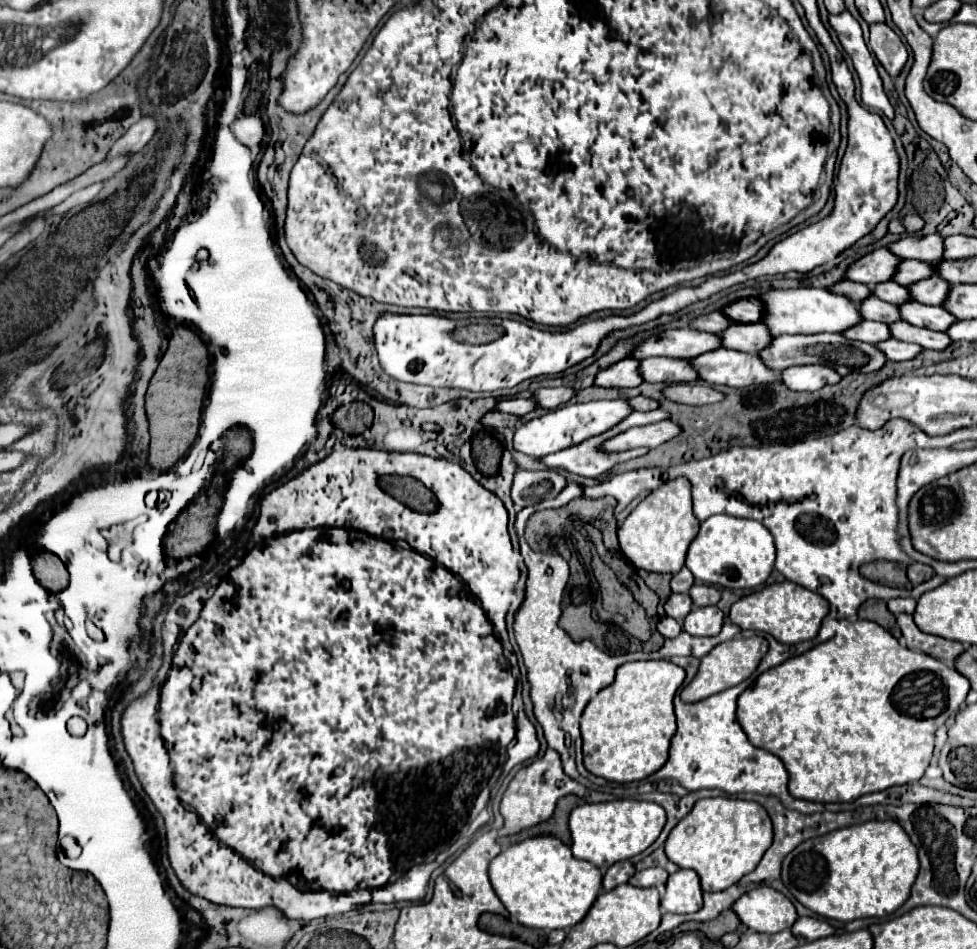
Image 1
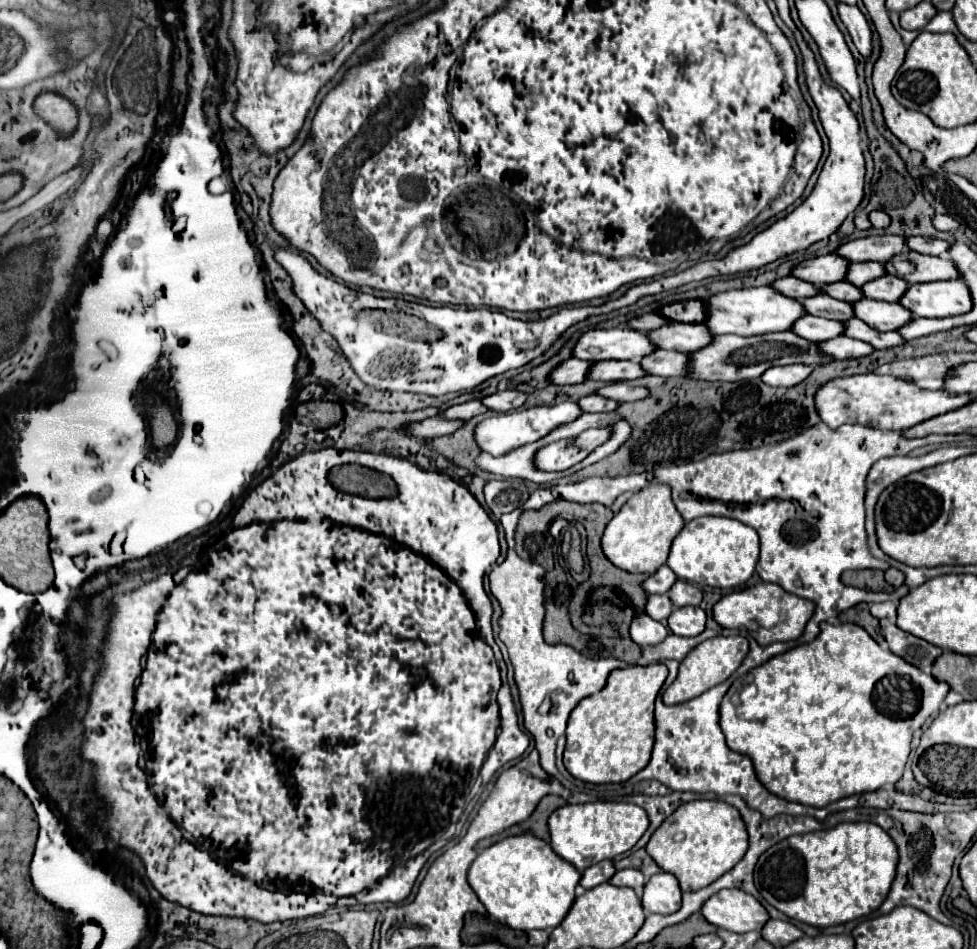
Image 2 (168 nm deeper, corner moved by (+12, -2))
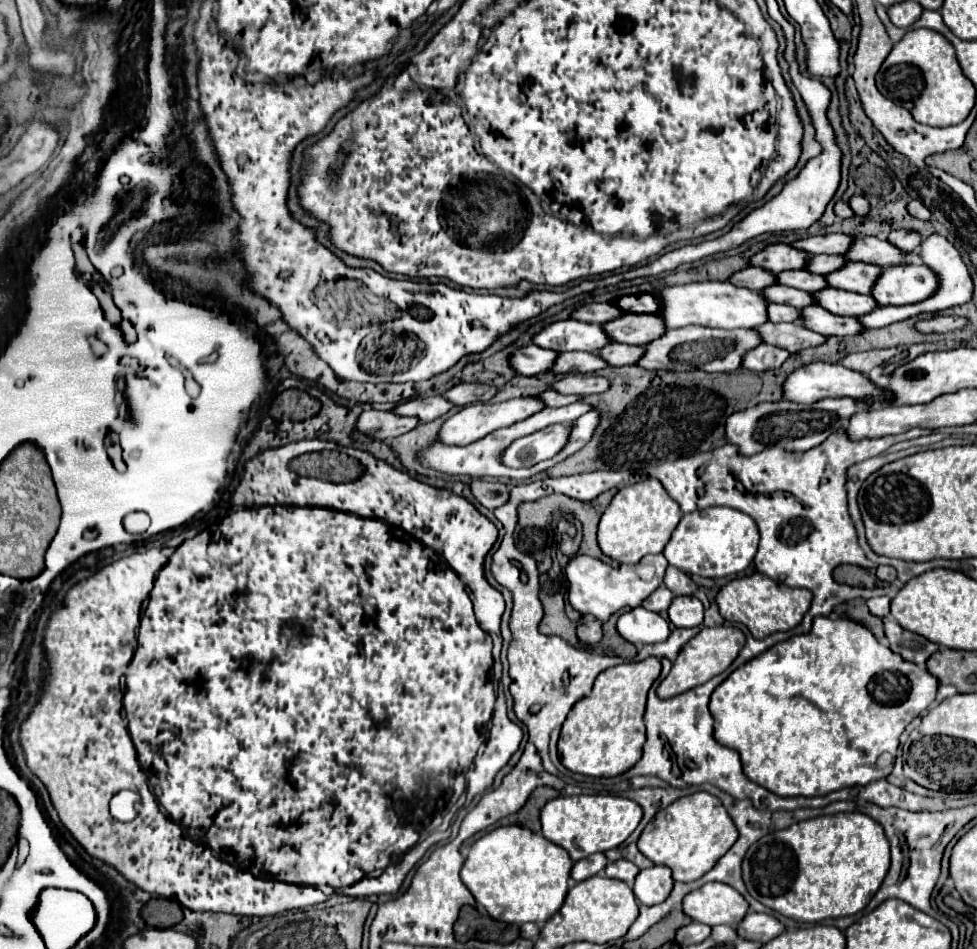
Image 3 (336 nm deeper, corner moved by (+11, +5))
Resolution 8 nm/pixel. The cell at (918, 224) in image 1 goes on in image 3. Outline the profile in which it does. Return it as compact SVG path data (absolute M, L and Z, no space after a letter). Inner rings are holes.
M854 195L854 197L850 197L848 205L850 205L850 209L854 211L854 215L866 215L868 209L870 209L868 201L866 201L862 195Z

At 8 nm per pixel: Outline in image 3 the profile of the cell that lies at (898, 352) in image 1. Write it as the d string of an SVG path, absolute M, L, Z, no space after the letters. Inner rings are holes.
M766 321L754 329L760 333L760 339L764 343L782 347L790 353L798 353L800 349L824 343L822 335L812 333L810 329L804 329L798 323L770 323L770 321Z

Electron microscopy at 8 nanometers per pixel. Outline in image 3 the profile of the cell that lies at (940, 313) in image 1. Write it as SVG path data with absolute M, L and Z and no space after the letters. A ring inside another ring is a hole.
M824 287L816 293L812 293L816 305L828 309L830 313L836 315L848 315L848 317L858 317L860 313L868 313L868 309L876 309L876 301L868 295L858 295L858 293L848 293L832 287Z

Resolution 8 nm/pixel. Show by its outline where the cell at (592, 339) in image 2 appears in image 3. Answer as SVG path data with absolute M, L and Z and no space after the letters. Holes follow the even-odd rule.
M576 319L554 321L546 325L540 333L532 337L532 343L552 351L590 351L604 347L610 343L608 335L602 331L600 325L582 323Z

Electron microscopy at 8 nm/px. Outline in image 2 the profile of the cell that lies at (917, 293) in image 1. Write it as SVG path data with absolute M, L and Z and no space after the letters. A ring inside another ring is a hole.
M883 276L881 280L871 280L871 284L863 286L865 298L873 300L885 300L885 302L899 302L901 296L907 292L909 284L905 280L899 280L897 276Z

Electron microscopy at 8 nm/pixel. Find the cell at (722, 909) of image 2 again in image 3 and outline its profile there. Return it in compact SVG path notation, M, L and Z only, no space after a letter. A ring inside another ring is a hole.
M708 883L682 899L684 915L704 925L736 925L748 913L748 903L724 883Z

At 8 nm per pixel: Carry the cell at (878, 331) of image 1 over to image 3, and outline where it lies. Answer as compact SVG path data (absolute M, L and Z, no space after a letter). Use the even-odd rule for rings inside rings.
M768 303L768 321L780 323L780 321L798 321L798 309L792 309L790 305L780 303Z

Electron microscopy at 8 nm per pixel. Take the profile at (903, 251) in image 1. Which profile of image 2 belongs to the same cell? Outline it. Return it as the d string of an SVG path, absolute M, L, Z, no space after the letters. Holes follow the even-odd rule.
M867 236L843 244L837 254L853 262L889 262L895 254L909 250L905 236Z

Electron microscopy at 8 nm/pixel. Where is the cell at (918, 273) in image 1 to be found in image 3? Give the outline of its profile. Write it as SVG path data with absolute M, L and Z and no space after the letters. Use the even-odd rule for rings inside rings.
M812 255L812 257L808 257L804 269L810 273L824 275L824 273L832 273L832 269L838 269L844 263L846 261L840 255Z

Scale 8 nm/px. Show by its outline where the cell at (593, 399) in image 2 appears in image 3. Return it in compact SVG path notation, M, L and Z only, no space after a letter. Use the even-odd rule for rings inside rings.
M548 389L548 391L540 393L540 395L538 395L538 399L540 399L542 403L546 403L548 407L560 407L560 405L574 403L574 401L578 401L580 397L578 397L578 395L560 395L560 393L556 393L556 391Z

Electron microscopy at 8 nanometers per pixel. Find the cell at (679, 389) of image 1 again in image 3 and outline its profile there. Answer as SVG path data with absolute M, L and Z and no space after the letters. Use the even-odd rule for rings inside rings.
M596 373L592 375L566 375L560 381L552 383L550 389L564 395L592 395L608 389L608 381Z

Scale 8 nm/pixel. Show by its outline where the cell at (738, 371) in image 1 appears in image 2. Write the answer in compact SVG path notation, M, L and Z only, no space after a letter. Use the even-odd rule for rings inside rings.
M659 350L655 356L647 356L641 360L643 368L655 376L665 376L665 378L677 378L677 376L689 376L689 362L691 358L683 352L675 350Z

